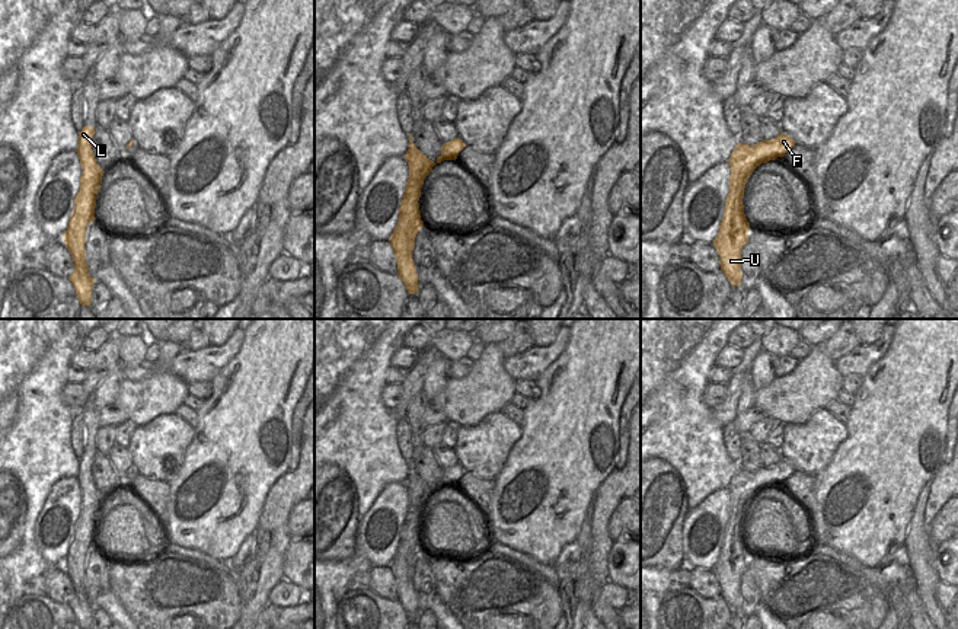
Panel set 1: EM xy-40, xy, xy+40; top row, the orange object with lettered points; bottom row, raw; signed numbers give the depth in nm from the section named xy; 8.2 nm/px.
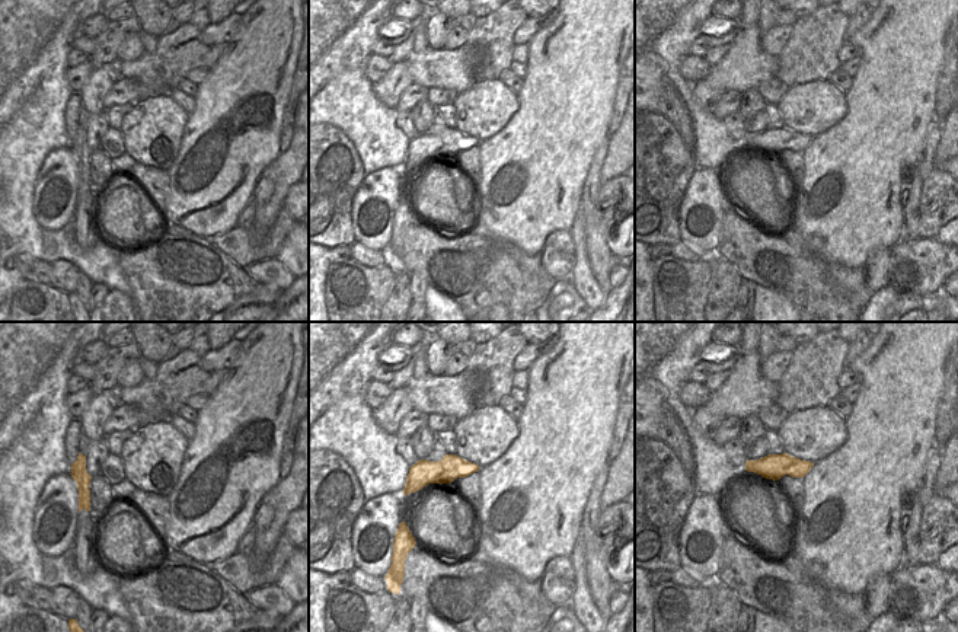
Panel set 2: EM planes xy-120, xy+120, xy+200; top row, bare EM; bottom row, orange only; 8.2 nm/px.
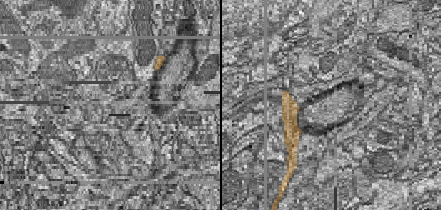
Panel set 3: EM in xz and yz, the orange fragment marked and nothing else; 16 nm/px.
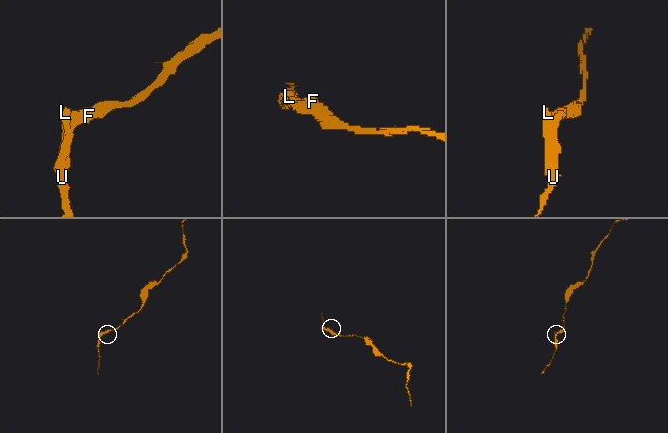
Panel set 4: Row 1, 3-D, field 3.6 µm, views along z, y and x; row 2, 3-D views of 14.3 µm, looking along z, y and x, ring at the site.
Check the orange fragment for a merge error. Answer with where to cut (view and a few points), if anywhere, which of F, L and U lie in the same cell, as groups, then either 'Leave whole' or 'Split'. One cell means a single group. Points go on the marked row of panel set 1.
No split. Groups: F L U. Leave whole.

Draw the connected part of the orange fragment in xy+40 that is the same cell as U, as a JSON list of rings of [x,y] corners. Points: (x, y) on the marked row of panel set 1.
[[[782,132],[754,146],[738,143],[729,156],[729,194],[725,199],[724,218],[713,246],[719,255],[721,269],[731,287],[741,284],[741,249],[748,242],[750,223],[743,205],[747,179],[757,166],[783,157],[793,146],[795,141]]]

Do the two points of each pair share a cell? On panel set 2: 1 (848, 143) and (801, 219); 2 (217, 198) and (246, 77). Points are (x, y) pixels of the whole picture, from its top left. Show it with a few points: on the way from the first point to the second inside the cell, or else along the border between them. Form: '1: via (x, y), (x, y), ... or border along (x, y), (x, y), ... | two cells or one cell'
1: via (836, 162), (821, 176), (823, 197), (820, 200) | one cell
2: via (232, 166), (271, 127), (275, 118), (275, 99) | one cell

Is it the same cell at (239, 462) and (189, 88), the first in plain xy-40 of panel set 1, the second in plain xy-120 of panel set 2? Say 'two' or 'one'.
two

